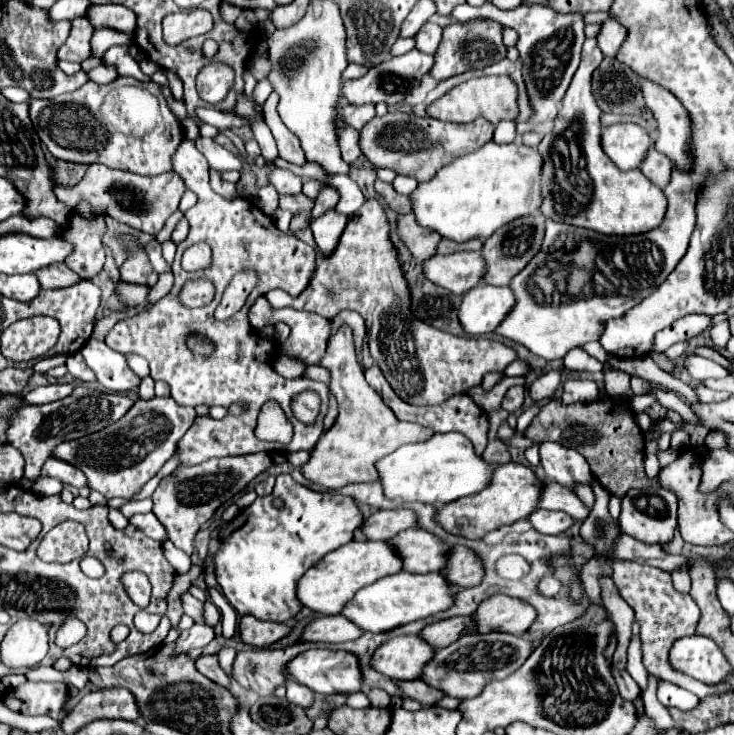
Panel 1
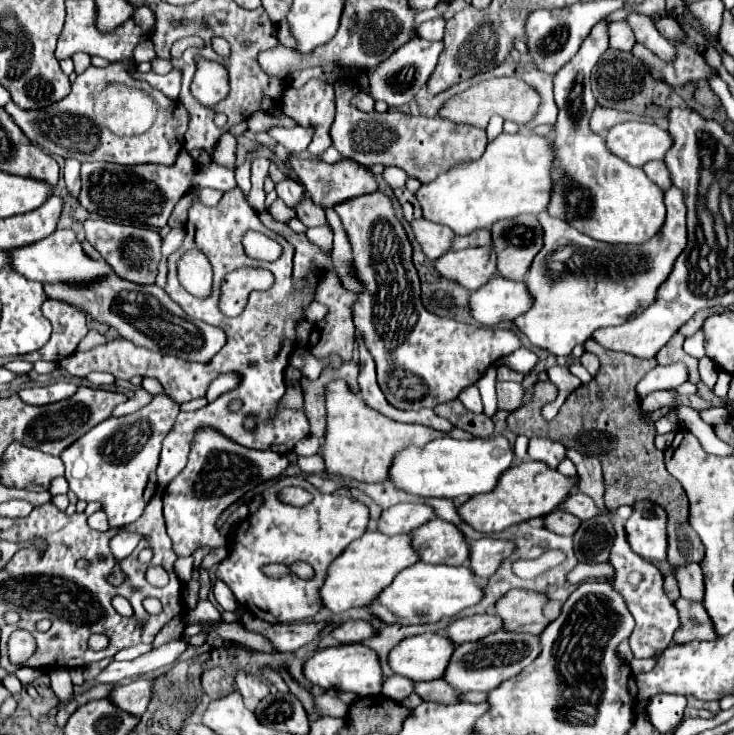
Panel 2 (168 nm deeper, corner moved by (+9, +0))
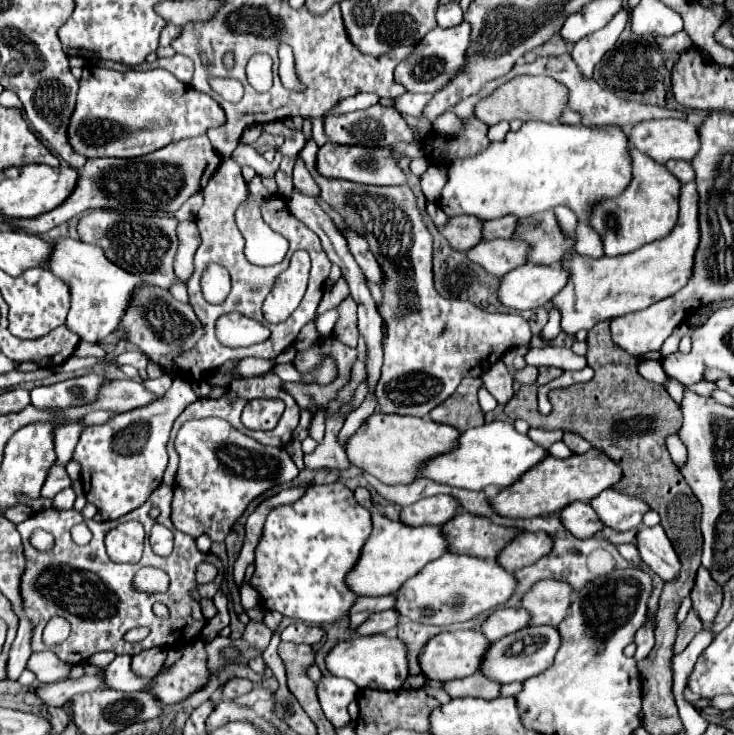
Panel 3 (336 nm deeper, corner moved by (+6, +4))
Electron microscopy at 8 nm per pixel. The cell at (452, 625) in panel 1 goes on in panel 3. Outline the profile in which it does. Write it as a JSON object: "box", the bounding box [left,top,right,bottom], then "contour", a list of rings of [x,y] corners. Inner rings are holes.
{"box":[480,607,530,641],"contour":[[[500,607],[480,623],[480,631],[488,641],[494,641],[494,639],[502,639],[504,635],[510,635],[512,631],[524,629],[528,625],[528,619],[530,615],[524,609]]]}

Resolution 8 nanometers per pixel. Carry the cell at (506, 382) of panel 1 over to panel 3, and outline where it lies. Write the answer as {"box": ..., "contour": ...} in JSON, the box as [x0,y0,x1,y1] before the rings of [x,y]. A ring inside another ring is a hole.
{"box":[502,347,526,373],"contour":[[[514,347],[512,351],[506,351],[506,353],[504,353],[502,361],[504,361],[504,365],[506,365],[512,373],[516,373],[518,369],[524,369],[524,367],[526,367],[526,363],[524,363],[524,353],[526,353],[526,349]]]}

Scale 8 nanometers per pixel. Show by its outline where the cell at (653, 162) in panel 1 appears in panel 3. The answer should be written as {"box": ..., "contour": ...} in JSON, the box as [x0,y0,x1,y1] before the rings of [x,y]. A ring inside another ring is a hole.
{"box":[666,159,694,183],"contour":[[[670,159],[666,163],[668,171],[672,171],[672,175],[676,175],[676,179],[680,183],[688,183],[688,181],[694,181],[694,171],[690,167],[688,161],[676,161],[676,159]]]}

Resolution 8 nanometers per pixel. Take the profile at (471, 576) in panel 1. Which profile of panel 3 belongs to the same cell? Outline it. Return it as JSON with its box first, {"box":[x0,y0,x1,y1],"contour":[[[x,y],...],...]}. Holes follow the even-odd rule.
{"box":[496,533,552,569],"contour":[[[520,533],[516,535],[496,557],[496,561],[506,569],[522,569],[536,563],[540,557],[550,553],[552,539],[546,533]]]}

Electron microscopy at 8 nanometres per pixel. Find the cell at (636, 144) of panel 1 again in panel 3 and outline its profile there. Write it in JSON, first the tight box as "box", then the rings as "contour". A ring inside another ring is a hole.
{"box":[628,119,700,163],"contour":[[[682,119],[636,123],[628,133],[628,141],[656,163],[666,163],[668,159],[692,161],[700,147],[698,127]]]}

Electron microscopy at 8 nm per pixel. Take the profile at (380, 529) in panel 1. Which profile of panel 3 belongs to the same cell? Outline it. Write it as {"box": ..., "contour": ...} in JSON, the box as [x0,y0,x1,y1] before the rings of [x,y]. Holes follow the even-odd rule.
{"box":[400,495,458,527],"contour":[[[436,495],[428,499],[420,499],[414,505],[402,507],[400,511],[400,521],[418,527],[418,525],[444,525],[448,519],[454,517],[458,511],[456,499],[448,495]]]}

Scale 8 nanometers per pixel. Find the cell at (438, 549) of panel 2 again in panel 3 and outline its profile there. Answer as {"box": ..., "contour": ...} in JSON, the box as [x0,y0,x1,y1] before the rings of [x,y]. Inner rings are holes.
{"box":[442,513,522,559],"contour":[[[458,513],[454,515],[448,523],[442,525],[442,535],[448,541],[448,551],[458,553],[458,555],[470,555],[470,557],[480,557],[480,559],[496,559],[496,555],[500,553],[500,549],[512,539],[516,537],[516,533],[522,533],[518,529],[506,529],[500,525],[490,523],[484,517],[476,517],[472,513]]]}

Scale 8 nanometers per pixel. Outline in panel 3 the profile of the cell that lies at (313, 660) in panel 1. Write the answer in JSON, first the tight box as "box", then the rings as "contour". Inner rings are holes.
{"box":[326,635,408,691],"contour":[[[370,635],[370,637],[358,637],[354,641],[340,641],[326,655],[326,667],[334,677],[346,677],[354,681],[360,689],[396,691],[402,687],[408,675],[406,647],[400,639],[390,639],[386,635]]]}

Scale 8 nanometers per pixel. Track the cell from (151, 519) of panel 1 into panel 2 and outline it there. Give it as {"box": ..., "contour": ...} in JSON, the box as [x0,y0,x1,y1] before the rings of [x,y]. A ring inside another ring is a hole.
{"box":[61,393,181,527],"contour":[[[159,393],[143,409],[125,415],[109,417],[95,425],[89,433],[77,439],[61,453],[69,489],[83,501],[97,501],[109,517],[111,527],[123,527],[141,517],[145,505],[157,489],[157,463],[161,441],[171,431],[181,405],[169,395]]]}

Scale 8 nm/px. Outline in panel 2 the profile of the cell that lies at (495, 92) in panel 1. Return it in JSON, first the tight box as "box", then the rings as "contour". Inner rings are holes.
{"box":[441,77,541,129],"contour":[[[501,77],[501,79],[489,79],[483,83],[477,83],[477,85],[469,87],[467,91],[451,97],[443,105],[441,117],[455,121],[455,123],[473,125],[479,129],[485,129],[493,115],[501,115],[505,121],[515,121],[519,125],[527,125],[529,121],[533,121],[533,117],[539,109],[539,103],[541,103],[541,95],[531,85],[527,85],[525,81],[521,81],[517,77]]]}

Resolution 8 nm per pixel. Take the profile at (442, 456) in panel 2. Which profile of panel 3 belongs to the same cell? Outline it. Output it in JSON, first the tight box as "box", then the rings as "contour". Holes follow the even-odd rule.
{"box":[418,421,546,491],"contour":[[[492,421],[462,433],[456,441],[456,447],[428,459],[420,467],[418,475],[440,485],[482,491],[488,485],[496,485],[496,487],[512,485],[524,471],[528,471],[532,465],[536,465],[544,457],[546,457],[546,451],[538,447],[536,443],[532,443],[528,435],[520,435],[512,423]]]}

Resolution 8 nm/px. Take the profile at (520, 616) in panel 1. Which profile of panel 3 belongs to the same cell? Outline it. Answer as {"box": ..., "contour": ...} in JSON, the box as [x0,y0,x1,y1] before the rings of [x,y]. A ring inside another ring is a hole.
{"box":[522,581,572,627],"contour":[[[538,581],[522,595],[522,607],[530,613],[530,625],[556,627],[570,607],[572,587],[564,581]]]}

